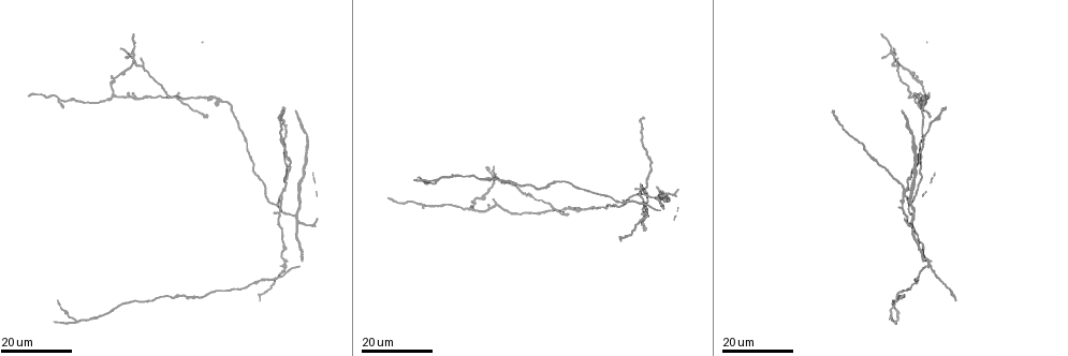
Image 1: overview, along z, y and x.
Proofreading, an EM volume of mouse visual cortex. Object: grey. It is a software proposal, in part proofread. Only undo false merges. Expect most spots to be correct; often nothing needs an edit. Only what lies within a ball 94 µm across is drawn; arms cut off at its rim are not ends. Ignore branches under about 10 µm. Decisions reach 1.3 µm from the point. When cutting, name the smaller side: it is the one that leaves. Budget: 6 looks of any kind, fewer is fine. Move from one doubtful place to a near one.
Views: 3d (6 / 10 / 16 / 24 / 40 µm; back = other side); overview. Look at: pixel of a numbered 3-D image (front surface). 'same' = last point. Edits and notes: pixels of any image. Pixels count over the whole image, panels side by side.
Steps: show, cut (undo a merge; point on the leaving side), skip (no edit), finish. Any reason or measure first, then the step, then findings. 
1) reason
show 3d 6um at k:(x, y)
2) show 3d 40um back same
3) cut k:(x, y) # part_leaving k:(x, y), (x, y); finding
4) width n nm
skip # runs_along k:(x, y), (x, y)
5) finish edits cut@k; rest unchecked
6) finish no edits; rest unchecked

arms part here
show 3d 24um at 1:(923, 92)

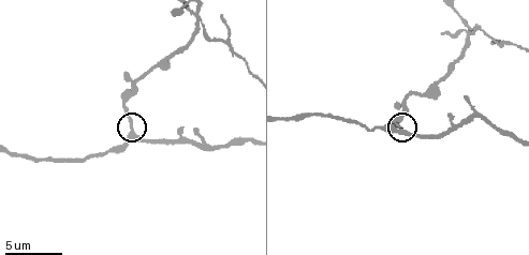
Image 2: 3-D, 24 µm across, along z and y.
show 3d 6um at 2:(402, 132)

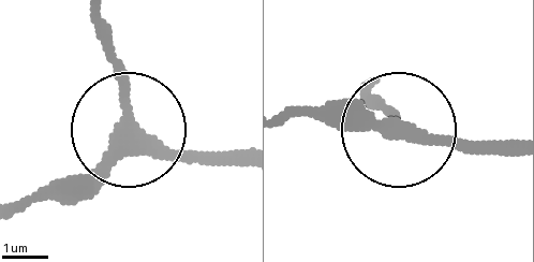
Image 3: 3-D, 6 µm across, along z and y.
arms 3
skip # runs_along 3:(238, 149), (158, 149), (127, 134), (34, 203); all the same neuron

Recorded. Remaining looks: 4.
two arms in line, one across
show 3d 16um at 1:(914, 217)

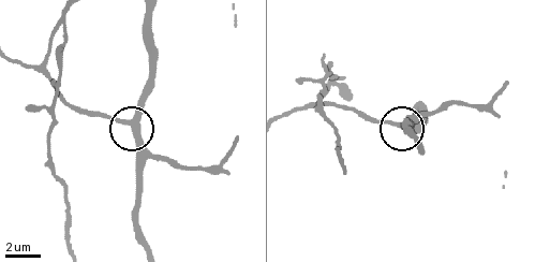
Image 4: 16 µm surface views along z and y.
closer look
show 3d 10um at 4:(139, 123)

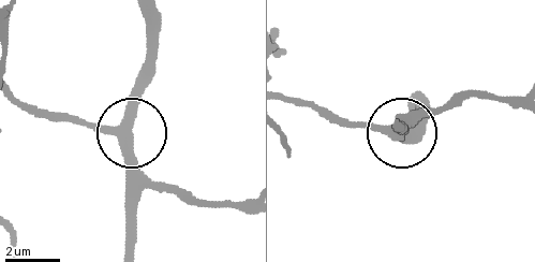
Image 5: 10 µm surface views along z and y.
arms 3
skip # all the same neuron

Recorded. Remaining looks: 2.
finish no edits; rest unchecked

